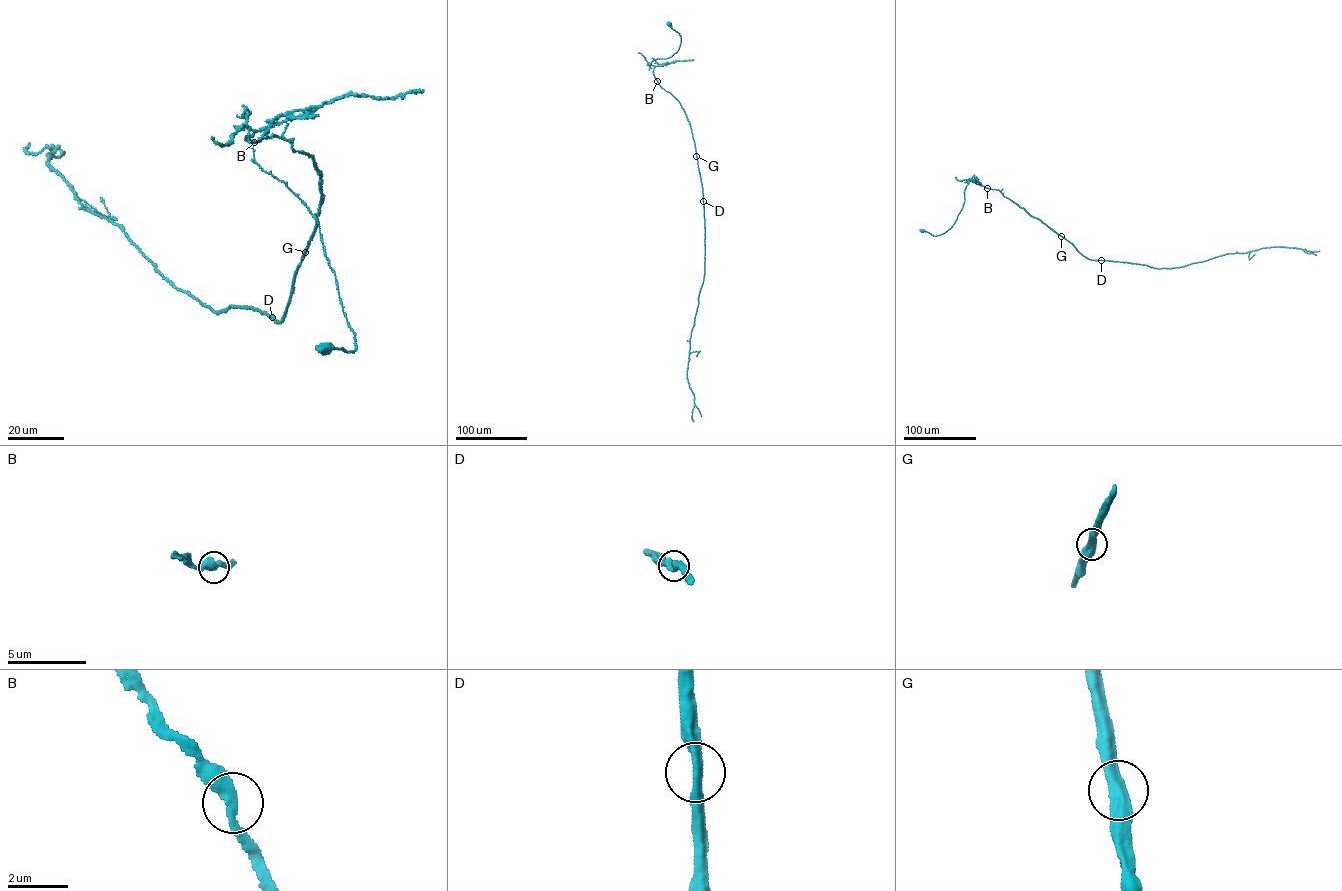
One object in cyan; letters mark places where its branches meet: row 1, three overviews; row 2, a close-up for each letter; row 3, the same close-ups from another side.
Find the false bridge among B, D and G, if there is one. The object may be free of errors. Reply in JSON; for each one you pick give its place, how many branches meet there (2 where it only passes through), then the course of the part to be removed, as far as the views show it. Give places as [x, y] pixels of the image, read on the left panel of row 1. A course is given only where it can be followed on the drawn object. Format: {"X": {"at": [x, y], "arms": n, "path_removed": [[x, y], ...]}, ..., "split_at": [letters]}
{"split_at": []}

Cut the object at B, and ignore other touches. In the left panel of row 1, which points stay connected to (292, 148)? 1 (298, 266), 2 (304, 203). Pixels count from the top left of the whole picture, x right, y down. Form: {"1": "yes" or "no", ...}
{"1": "yes", "2": "no"}

